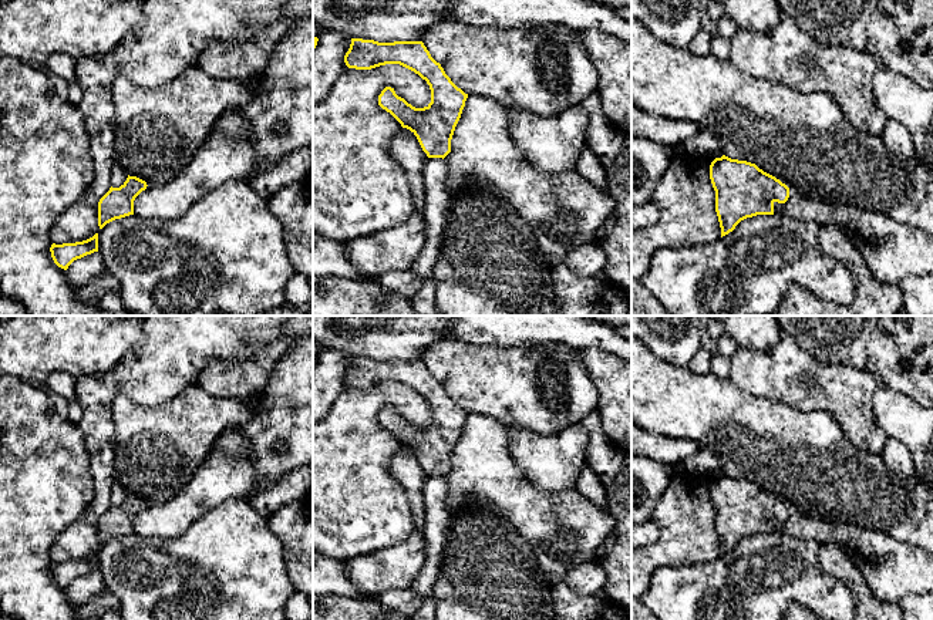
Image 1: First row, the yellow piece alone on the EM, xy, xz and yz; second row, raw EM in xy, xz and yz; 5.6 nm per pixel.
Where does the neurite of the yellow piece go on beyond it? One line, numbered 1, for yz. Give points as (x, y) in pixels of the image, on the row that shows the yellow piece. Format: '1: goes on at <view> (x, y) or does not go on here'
1: does not go on here

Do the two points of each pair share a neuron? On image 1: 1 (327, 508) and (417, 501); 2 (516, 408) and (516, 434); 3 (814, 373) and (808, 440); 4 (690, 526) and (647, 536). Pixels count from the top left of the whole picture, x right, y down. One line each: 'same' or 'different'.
1: different
2: different
3: different
4: different

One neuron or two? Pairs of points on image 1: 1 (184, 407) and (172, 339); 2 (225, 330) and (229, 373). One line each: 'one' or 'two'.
1: two
2: two

